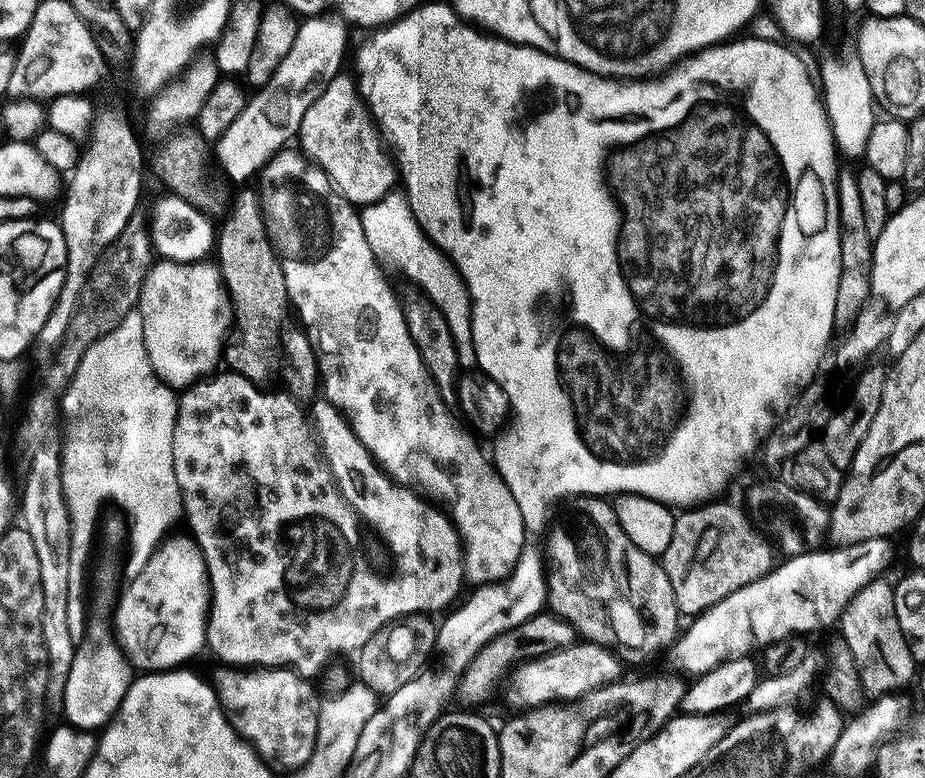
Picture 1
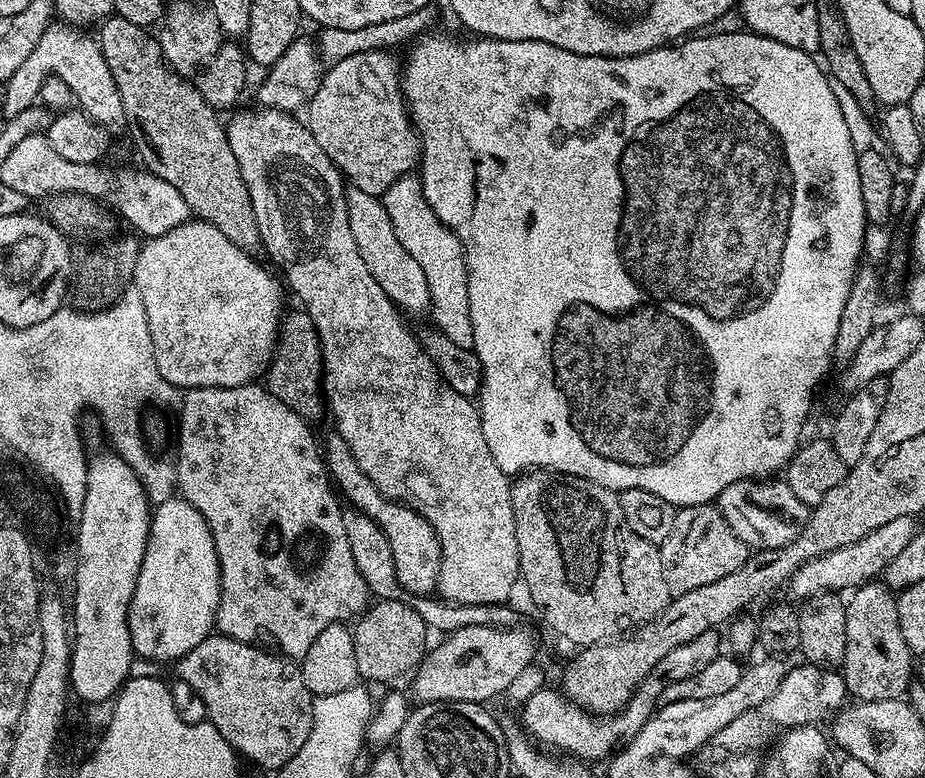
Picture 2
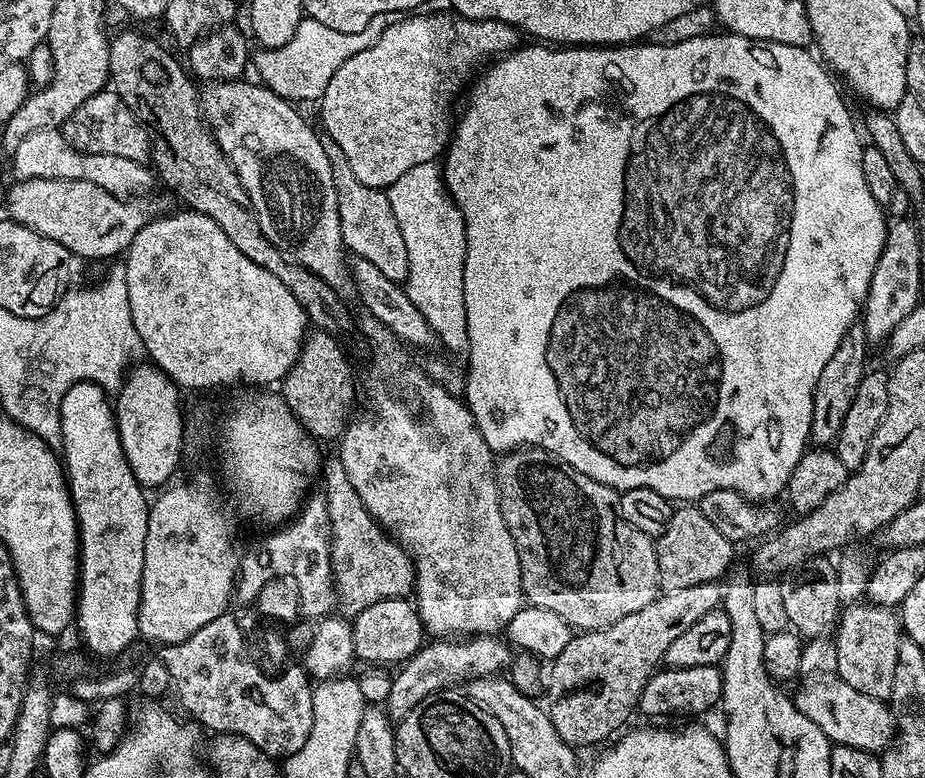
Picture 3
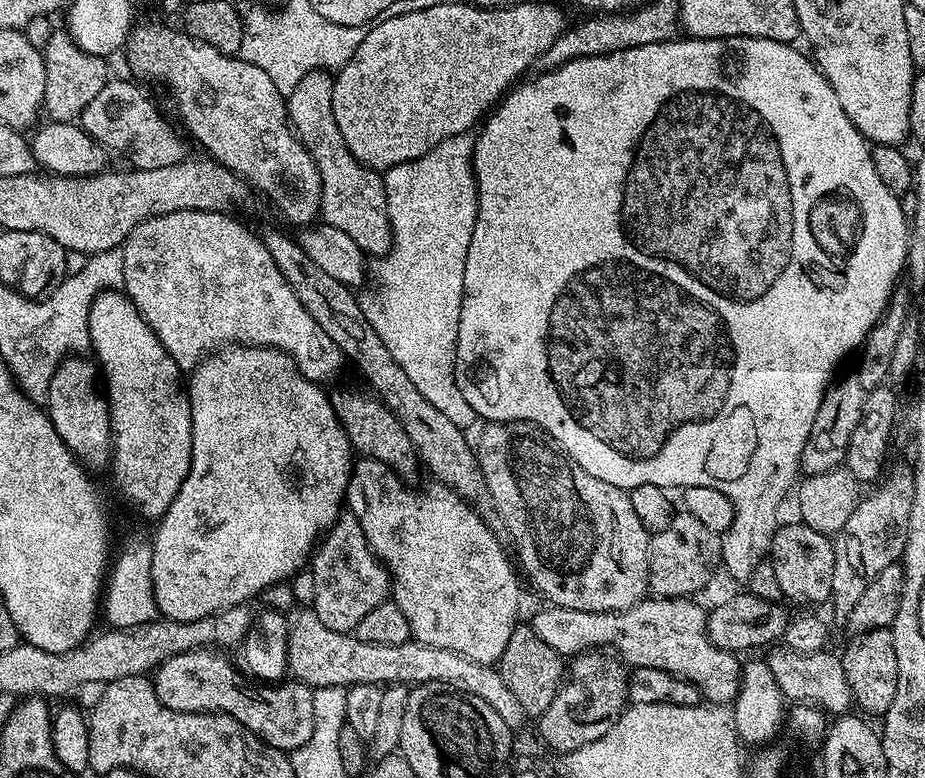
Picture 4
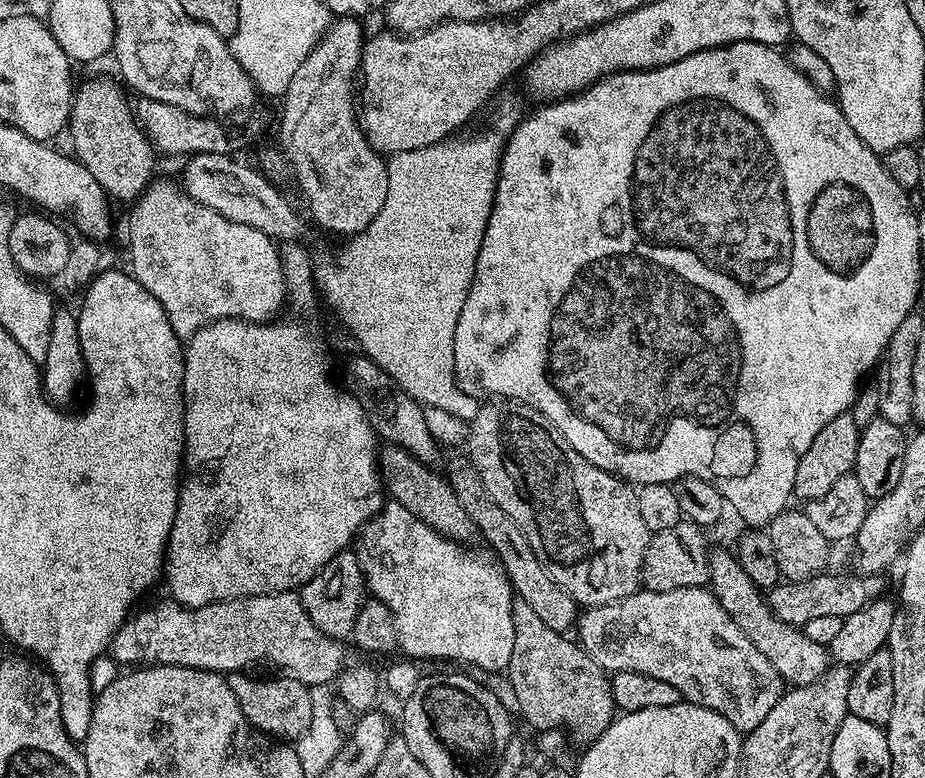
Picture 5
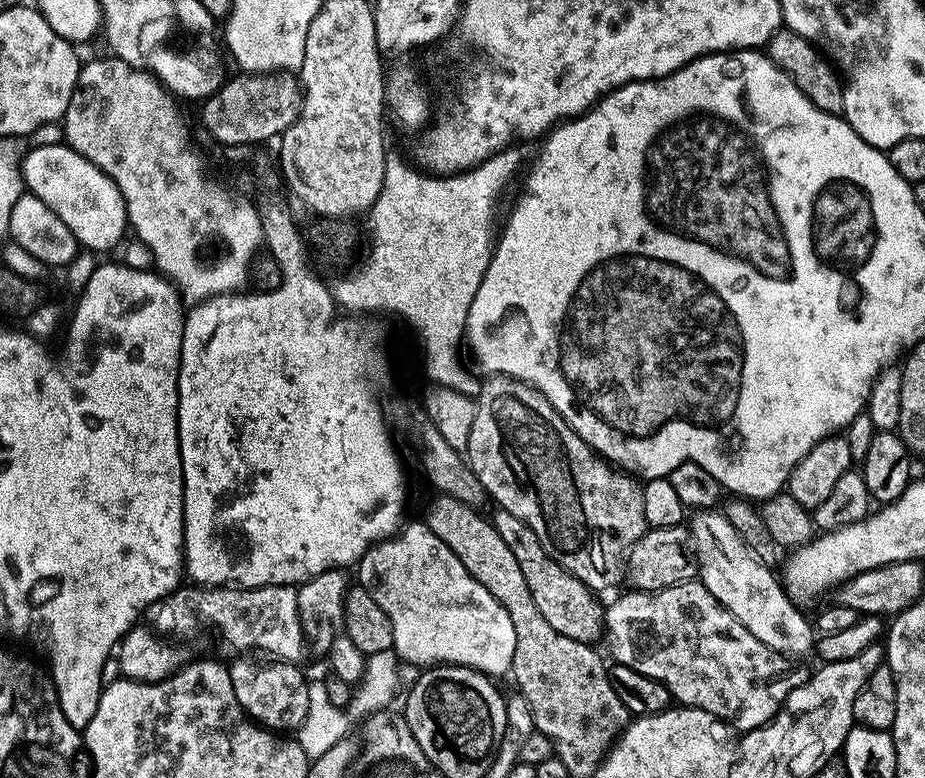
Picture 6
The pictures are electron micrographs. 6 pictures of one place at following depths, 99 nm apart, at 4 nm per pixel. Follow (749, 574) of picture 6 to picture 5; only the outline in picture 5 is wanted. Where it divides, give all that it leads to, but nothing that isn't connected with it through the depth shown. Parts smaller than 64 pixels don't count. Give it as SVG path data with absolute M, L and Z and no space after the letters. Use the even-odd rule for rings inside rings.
M731 551L711 553L708 562L710 588L721 606L732 615L732 620L766 654L766 662L778 670L778 674L789 685L799 686L814 682L830 667L830 652L825 645L810 642L806 634L794 624L784 624L768 606L761 589L740 569L739 563Z

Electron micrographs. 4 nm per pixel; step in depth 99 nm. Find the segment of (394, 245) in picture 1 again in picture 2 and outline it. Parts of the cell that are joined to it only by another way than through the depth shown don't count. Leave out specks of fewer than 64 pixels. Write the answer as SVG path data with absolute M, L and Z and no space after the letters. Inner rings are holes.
M409 174L398 178L394 186L390 186L382 197L386 214L394 224L394 234L398 234L398 242L422 266L422 274L426 274L426 282L430 290L435 327L447 335L454 346L471 349L474 342L474 326L470 318L470 290L468 289L468 265L464 263L464 247L460 240L430 210L424 197L419 179Z

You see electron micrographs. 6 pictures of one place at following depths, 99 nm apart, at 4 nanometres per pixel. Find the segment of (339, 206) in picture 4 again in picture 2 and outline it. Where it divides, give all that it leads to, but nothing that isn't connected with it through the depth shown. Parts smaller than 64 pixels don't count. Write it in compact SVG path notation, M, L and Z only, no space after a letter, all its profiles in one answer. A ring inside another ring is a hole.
M349 187L344 194L345 206L350 222L350 234L354 234L354 246L358 246L358 254L362 254L362 262L366 262L366 270L370 270L370 278L378 282L401 313L409 312L412 316L429 315L432 308L430 290L426 282L426 274L422 274L422 266L410 258L408 251L398 242L398 234L394 234L394 224L384 209L384 201L379 196L366 194L366 190Z

